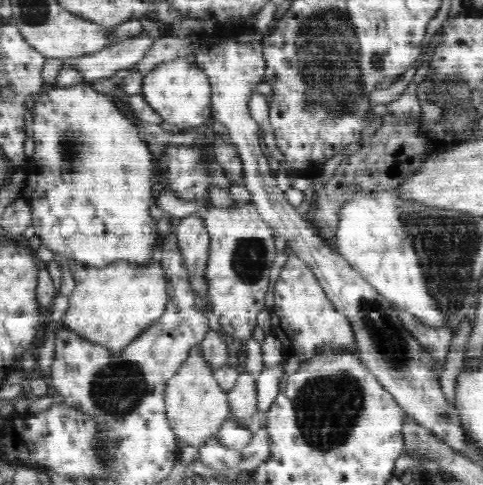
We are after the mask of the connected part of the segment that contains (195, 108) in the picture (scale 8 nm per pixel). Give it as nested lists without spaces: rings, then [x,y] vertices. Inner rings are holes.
[[[184,58],[168,60],[157,65],[143,76],[142,93],[144,99],[165,122],[179,129],[188,129],[213,122],[211,116],[211,86],[207,75],[194,62]]]

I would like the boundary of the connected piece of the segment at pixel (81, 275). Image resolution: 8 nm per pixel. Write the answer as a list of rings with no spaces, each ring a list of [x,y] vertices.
[[[158,259],[144,266],[132,265],[128,261],[116,261],[102,268],[79,265],[73,272],[73,278],[75,287],[69,296],[69,306],[63,316],[63,325],[83,339],[108,349],[110,356],[120,352],[130,341],[148,330],[166,310],[166,275]]]

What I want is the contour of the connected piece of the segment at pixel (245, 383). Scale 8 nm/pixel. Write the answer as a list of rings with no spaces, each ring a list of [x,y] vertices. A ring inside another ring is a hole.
[[[247,372],[240,373],[234,388],[228,390],[227,399],[230,415],[234,415],[236,421],[246,425],[248,431],[255,434],[257,430],[263,428],[263,413],[258,409],[258,399],[256,399],[255,375]]]

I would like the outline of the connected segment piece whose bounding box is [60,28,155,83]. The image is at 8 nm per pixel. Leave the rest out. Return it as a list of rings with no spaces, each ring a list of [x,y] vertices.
[[[140,32],[138,38],[126,42],[106,46],[94,54],[83,54],[77,58],[60,59],[66,66],[76,68],[88,82],[112,78],[123,69],[130,69],[142,61],[155,44],[154,38],[146,32]]]

